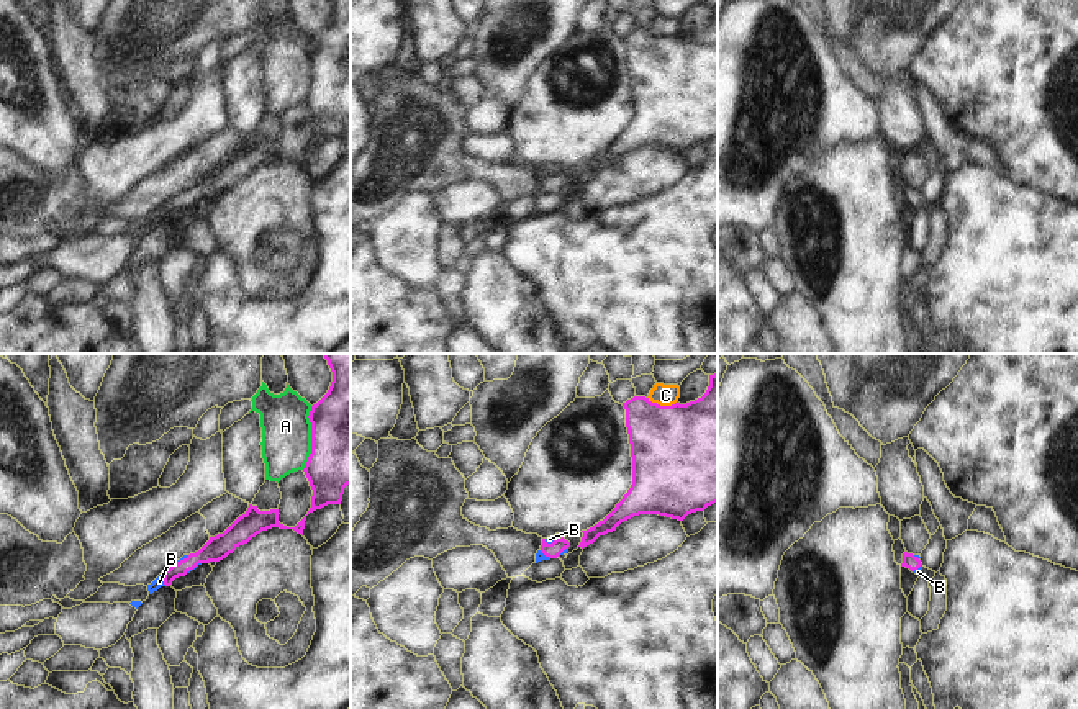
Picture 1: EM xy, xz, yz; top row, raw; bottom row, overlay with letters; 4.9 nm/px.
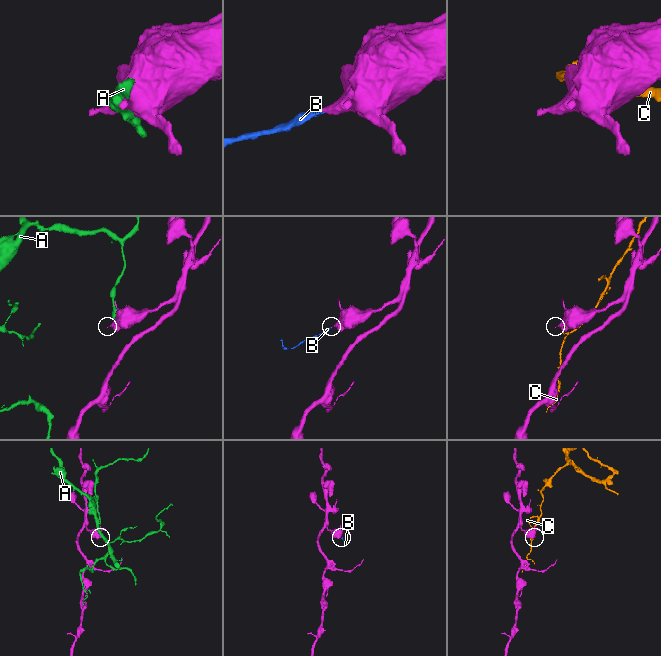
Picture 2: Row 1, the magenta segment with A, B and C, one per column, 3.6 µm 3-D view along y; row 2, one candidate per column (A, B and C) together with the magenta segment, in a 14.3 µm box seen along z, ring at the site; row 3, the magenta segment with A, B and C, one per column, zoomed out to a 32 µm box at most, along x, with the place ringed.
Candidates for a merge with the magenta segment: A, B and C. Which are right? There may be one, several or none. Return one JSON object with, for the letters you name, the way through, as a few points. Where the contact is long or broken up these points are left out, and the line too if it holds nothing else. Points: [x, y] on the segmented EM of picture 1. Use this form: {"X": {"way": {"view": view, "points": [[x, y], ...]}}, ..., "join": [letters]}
{"B": {"way": {"view": "xy", "points": [[207, 554], [187, 562], [164, 580], [159, 582]]}}, "join": ["B"]}

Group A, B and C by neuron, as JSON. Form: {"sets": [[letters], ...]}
{"sets": [["A"], ["B"], ["C"]]}

